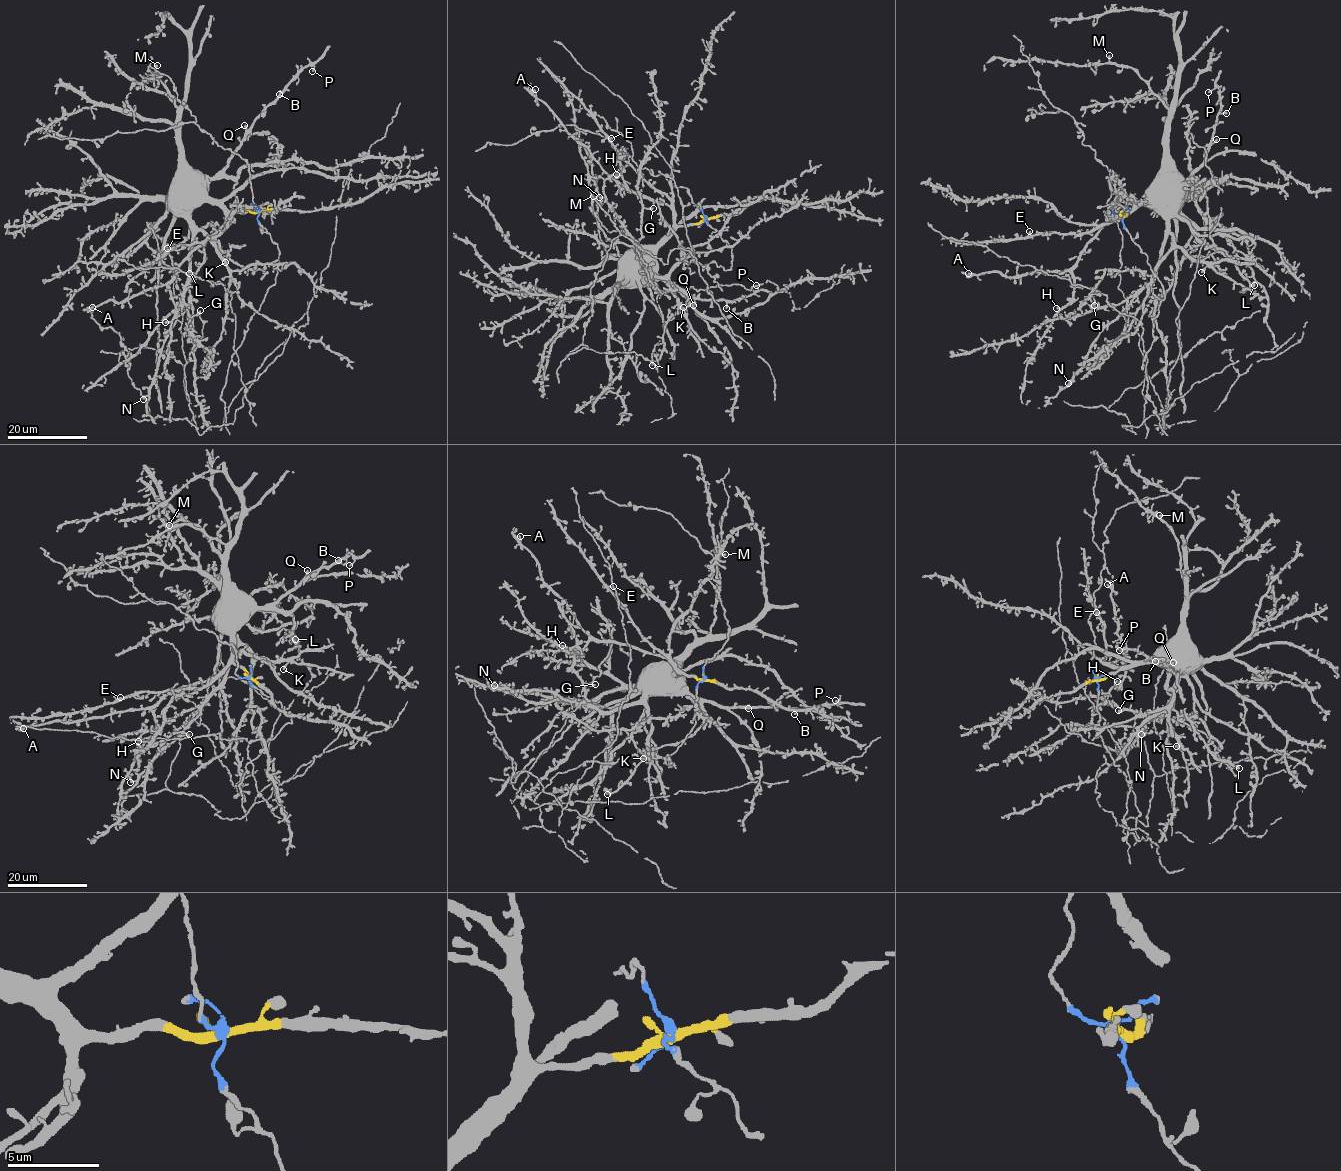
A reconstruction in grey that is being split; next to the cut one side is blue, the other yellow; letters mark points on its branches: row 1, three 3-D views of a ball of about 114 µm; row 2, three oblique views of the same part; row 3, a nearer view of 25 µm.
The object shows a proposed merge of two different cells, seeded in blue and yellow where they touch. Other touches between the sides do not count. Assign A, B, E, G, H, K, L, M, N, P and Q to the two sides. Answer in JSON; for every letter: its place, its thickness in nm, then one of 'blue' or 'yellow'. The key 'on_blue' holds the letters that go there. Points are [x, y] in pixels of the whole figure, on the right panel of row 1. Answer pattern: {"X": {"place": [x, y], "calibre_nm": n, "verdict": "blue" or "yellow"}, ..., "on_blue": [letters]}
{"A": {"place": [968, 273], "calibre_nm": 190, "verdict": "yellow"}, "B": {"place": [1226, 113], "calibre_nm": 360, "verdict": "yellow"}, "E": {"place": [1029, 231], "calibre_nm": 360, "verdict": "yellow"}, "G": {"place": [1094, 305], "calibre_nm": 400, "verdict": "yellow"}, "H": {"place": [1056, 308], "calibre_nm": 360, "verdict": "yellow"}, "K": {"place": [1201, 272], "calibre_nm": 380, "verdict": "yellow"}, "L": {"place": [1254, 285], "calibre_nm": 500, "verdict": "yellow"}, "M": {"place": [1109, 55], "calibre_nm": 360, "verdict": "yellow"}, "N": {"place": [1068, 383], "calibre_nm": 400, "verdict": "yellow"}, "P": {"place": [1208, 92], "calibre_nm": 240, "verdict": "yellow"}, "Q": {"place": [1216, 139], "calibre_nm": 340, "verdict": "yellow"}, "on_blue": []}

